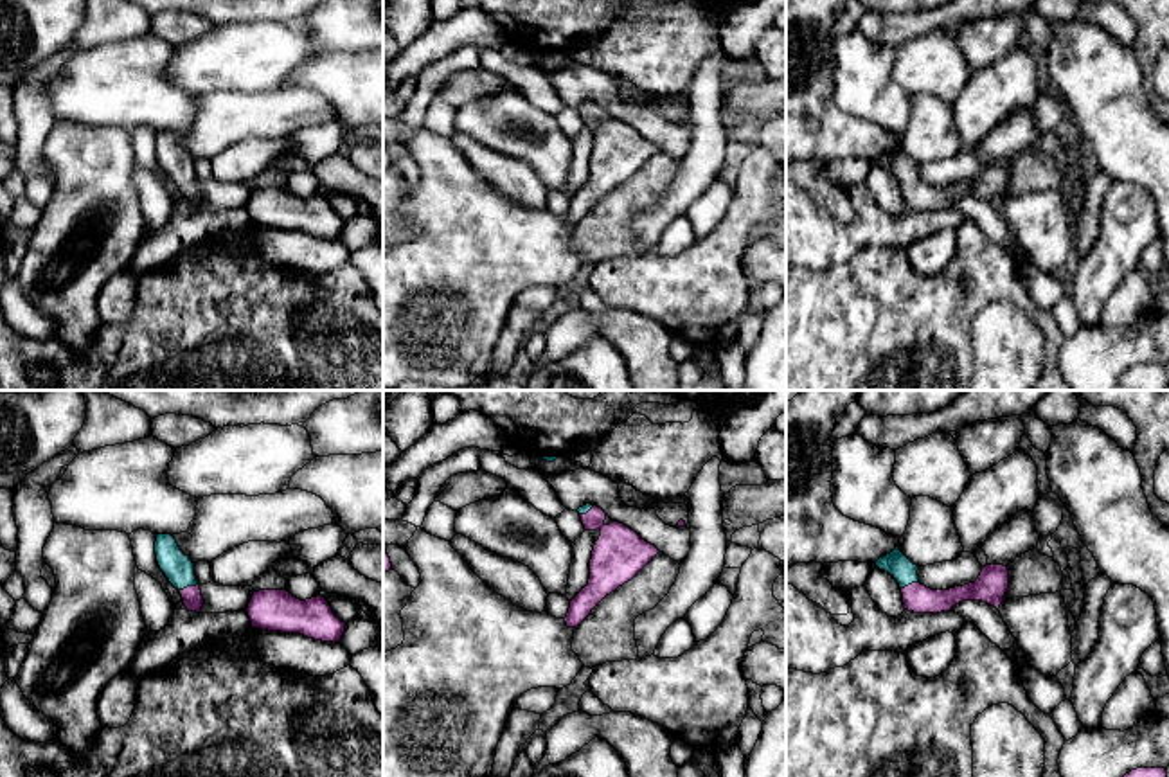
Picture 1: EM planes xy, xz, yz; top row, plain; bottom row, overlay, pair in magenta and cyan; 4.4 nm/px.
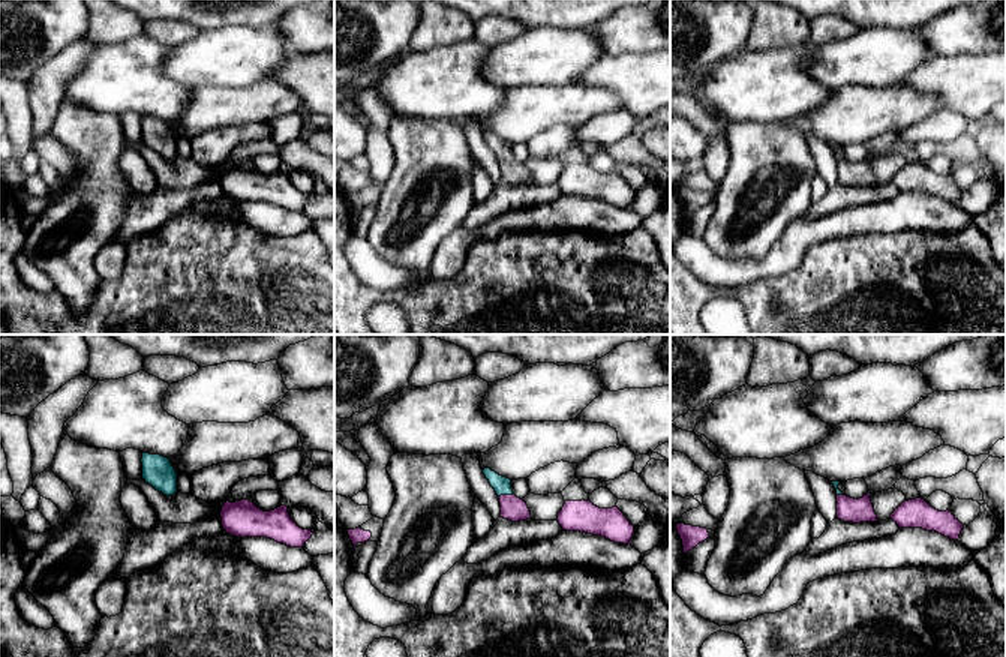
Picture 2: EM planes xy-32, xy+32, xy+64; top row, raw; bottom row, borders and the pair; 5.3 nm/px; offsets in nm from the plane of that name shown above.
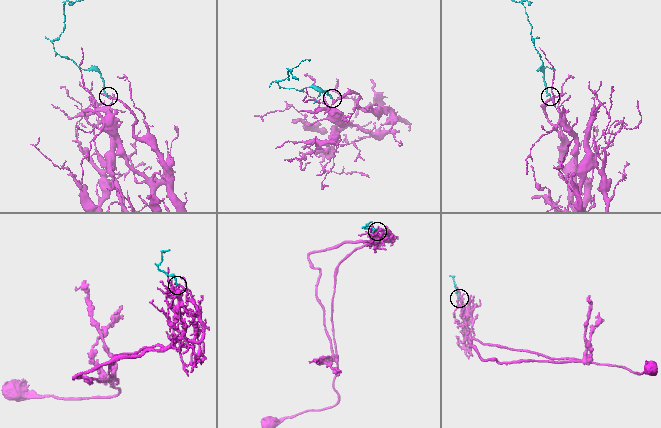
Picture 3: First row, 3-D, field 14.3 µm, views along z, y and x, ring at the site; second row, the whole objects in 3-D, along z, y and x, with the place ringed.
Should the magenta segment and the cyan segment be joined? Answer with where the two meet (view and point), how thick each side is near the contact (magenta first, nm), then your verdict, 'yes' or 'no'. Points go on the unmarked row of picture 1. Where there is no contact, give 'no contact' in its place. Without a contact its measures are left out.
xy (187, 184) | 90/140 nm | yes

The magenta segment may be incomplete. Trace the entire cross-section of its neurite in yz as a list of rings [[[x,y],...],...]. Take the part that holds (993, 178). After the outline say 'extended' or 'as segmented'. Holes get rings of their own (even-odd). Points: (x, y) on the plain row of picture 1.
[[[899,144],[879,155],[876,164],[888,169],[899,180],[905,207],[914,210],[950,209],[962,198],[982,198],[998,207],[1009,185],[1009,167],[1004,162],[986,162],[978,176],[964,183],[950,187],[926,185],[919,180],[919,164]]] | extended

